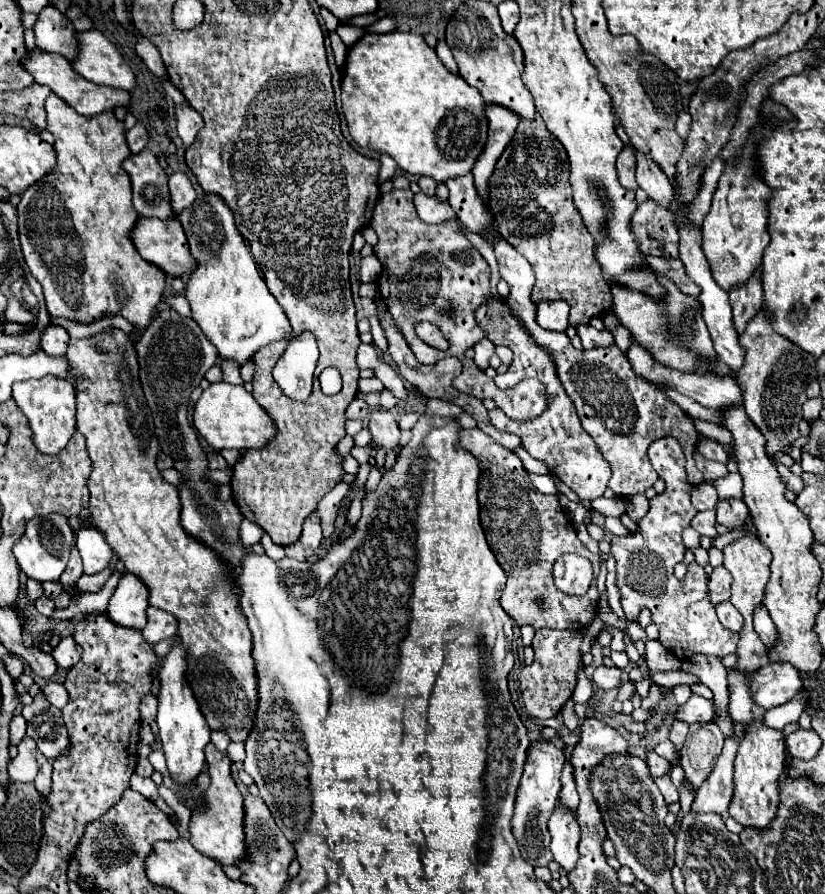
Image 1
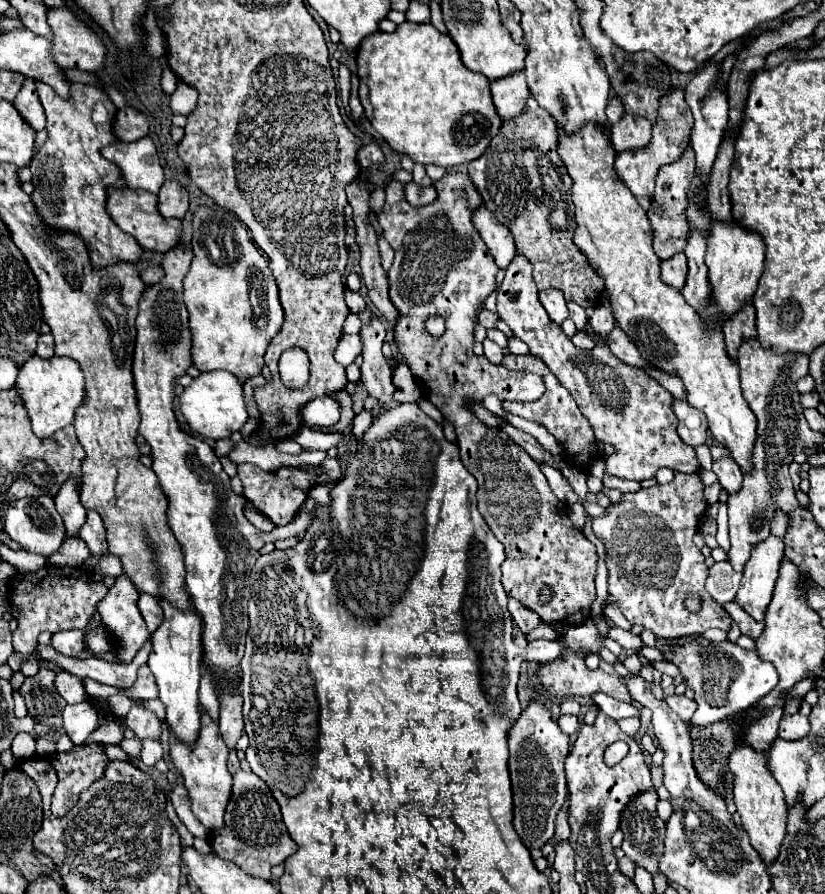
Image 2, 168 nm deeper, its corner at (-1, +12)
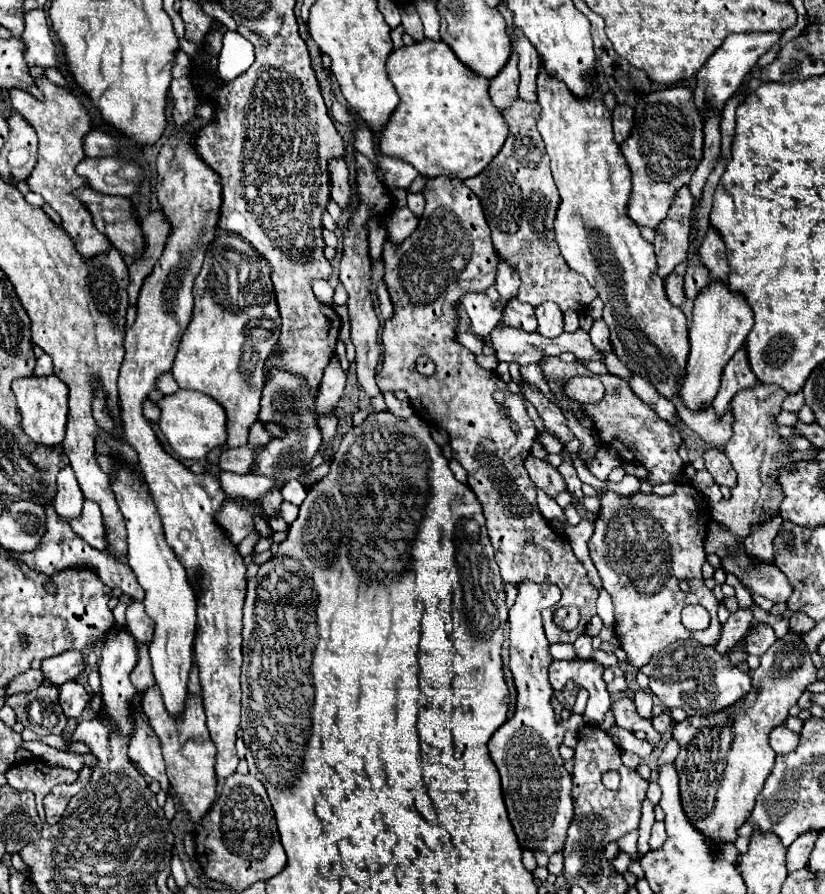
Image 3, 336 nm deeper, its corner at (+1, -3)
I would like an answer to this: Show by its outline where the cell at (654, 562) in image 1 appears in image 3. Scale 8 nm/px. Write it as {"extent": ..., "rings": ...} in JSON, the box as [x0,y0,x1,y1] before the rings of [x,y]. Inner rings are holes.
{"extent":[588,483,722,667],"rings":[[[678,483],[670,497],[658,497],[654,493],[620,497],[606,491],[600,493],[600,501],[602,509],[588,547],[602,585],[614,601],[616,637],[628,655],[628,663],[642,667],[670,643],[688,637],[694,637],[702,645],[716,645],[722,631],[716,617],[720,603],[702,579],[702,563],[706,561],[704,535],[712,515],[702,493],[690,483]],[[680,581],[686,581],[690,591],[684,593]],[[688,603],[706,607],[712,619],[708,629],[696,633],[684,629],[680,609]]]}

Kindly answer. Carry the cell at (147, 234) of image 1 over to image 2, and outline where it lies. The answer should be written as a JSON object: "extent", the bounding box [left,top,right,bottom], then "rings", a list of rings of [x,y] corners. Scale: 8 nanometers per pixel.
{"extent":[106,188,182,252],"rings":[[[108,188],[108,200],[106,200],[106,212],[110,218],[130,236],[138,240],[138,244],[144,250],[154,250],[154,252],[168,252],[178,244],[180,232],[182,232],[182,222],[180,220],[166,220],[158,216],[156,208],[156,196],[146,192],[146,190],[130,190],[130,188]]]}

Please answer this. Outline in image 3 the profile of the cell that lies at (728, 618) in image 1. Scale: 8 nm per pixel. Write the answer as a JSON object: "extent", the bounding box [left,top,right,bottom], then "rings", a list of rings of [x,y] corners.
{"extent":[736,625,776,657],"rings":[[[754,625],[748,631],[748,635],[736,645],[740,645],[746,651],[746,655],[760,657],[770,649],[770,645],[774,641],[776,641],[776,635],[774,635],[774,629],[770,625]]]}

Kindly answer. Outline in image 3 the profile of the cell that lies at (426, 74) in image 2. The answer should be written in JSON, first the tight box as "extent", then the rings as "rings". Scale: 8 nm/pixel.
{"extent":[378,39,508,181],"rings":[[[424,39],[410,47],[404,45],[398,51],[392,51],[386,59],[386,71],[392,85],[396,87],[400,105],[380,131],[382,137],[378,147],[384,155],[402,159],[406,163],[410,161],[410,165],[414,165],[416,171],[428,179],[450,173],[446,177],[464,181],[476,177],[504,145],[508,125],[502,119],[502,113],[490,101],[488,81],[474,75],[466,65],[462,65],[444,41]]]}

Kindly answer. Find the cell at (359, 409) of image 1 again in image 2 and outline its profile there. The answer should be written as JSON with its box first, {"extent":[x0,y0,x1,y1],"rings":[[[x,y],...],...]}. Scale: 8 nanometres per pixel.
{"extent":[300,396,340,428],"rings":[[[330,396],[314,398],[300,408],[300,420],[304,426],[330,428],[340,420],[340,406]]]}

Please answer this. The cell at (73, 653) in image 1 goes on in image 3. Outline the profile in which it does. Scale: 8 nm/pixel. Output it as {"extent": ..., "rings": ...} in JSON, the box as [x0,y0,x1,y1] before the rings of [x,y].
{"extent":[42,651,84,685],"rings":[[[64,651],[56,657],[48,657],[42,661],[42,671],[44,671],[44,677],[52,685],[62,685],[66,681],[74,681],[84,671],[82,653],[80,651]]]}

